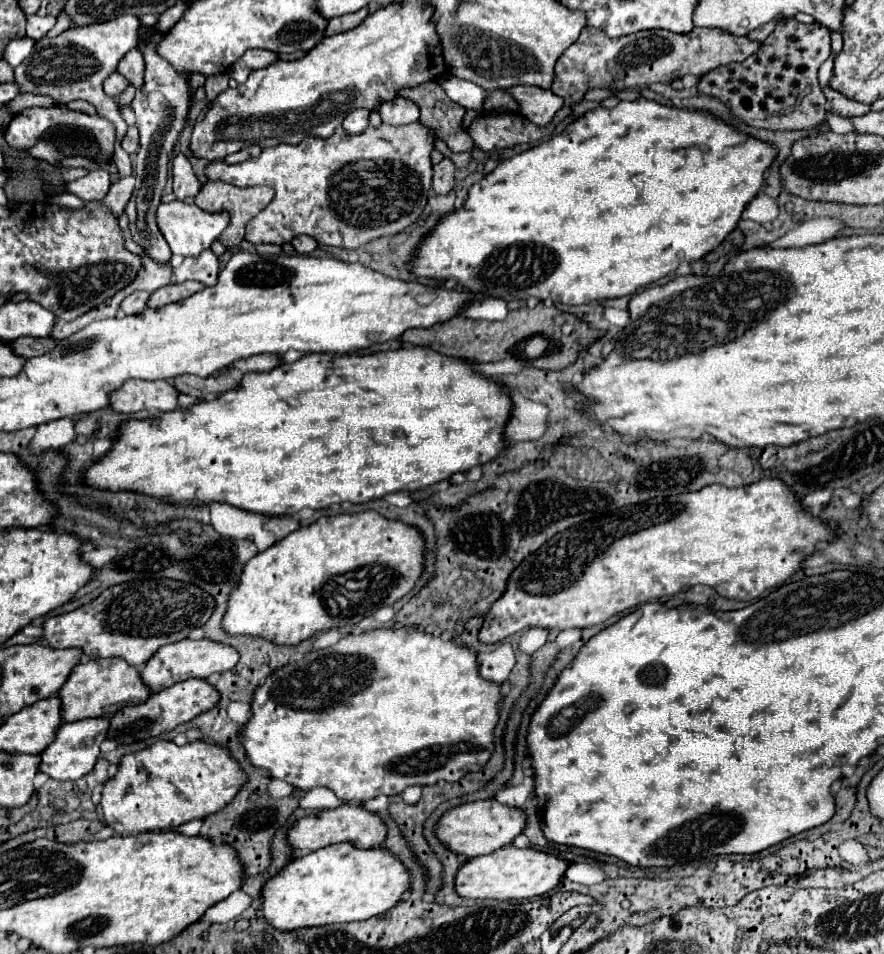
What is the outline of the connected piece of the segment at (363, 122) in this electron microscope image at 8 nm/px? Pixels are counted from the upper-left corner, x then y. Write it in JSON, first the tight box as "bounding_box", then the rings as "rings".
{"bounding_box":[342,110,368,134],"rings":[[[352,110],[346,118],[344,118],[344,124],[342,124],[342,128],[346,130],[346,132],[350,132],[350,134],[360,134],[360,132],[364,132],[366,130],[366,126],[368,126],[368,110]]]}

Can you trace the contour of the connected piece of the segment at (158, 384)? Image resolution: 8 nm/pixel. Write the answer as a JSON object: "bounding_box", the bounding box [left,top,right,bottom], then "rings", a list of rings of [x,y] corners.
{"bounding_box":[110,380,180,414],"rings":[[[128,380],[120,390],[112,394],[110,408],[116,412],[132,414],[148,408],[158,408],[162,412],[170,412],[178,408],[180,392],[172,382],[156,380]]]}

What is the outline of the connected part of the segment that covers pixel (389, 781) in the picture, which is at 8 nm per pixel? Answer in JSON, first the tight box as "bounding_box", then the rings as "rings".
{"bounding_box":[242,626,502,802],"rings":[[[416,626],[404,628],[382,628],[362,634],[348,634],[340,638],[334,646],[324,650],[312,650],[304,654],[300,660],[286,664],[284,668],[276,670],[274,676],[254,692],[252,698],[252,718],[248,720],[242,736],[246,756],[256,768],[268,768],[272,778],[286,780],[288,784],[300,790],[312,790],[318,786],[330,788],[340,800],[346,802],[366,802],[380,794],[398,796],[408,786],[430,786],[438,782],[458,782],[462,776],[476,768],[484,768],[494,752],[494,728],[500,720],[500,702],[502,702],[502,684],[490,682],[480,676],[478,654],[468,646],[456,644],[454,640],[444,640],[438,634],[430,634],[418,630]]]}

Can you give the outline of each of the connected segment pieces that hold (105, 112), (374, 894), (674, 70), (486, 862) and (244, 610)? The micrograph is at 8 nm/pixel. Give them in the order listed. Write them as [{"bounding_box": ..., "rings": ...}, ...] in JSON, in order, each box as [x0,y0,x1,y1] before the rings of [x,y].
[{"bounding_box":[14,14,138,140],"rings":[[[132,14],[118,16],[108,22],[90,26],[72,26],[56,38],[40,38],[34,44],[34,56],[28,56],[24,64],[14,68],[14,82],[20,94],[42,94],[54,98],[56,104],[68,104],[72,100],[86,100],[96,106],[98,114],[112,120],[116,126],[116,140],[126,134],[126,122],[122,120],[114,98],[106,96],[102,82],[116,72],[118,62],[138,44],[138,18]]]},{"bounding_box":[262,842,412,930],"rings":[[[342,842],[310,852],[308,856],[294,858],[280,874],[268,880],[264,886],[262,914],[264,920],[278,930],[298,930],[298,928],[326,926],[338,922],[358,922],[358,920],[382,916],[388,910],[392,910],[396,904],[400,904],[402,896],[410,890],[410,886],[412,886],[410,870],[404,868],[404,864],[400,864],[400,860],[392,856],[392,852],[384,852],[382,848],[362,850],[348,842]]]},{"bounding_box":[552,28,762,122],"rings":[[[584,28],[580,38],[558,58],[556,62],[556,78],[552,84],[552,92],[564,98],[564,108],[556,114],[554,122],[560,122],[570,116],[570,106],[580,102],[588,88],[644,88],[654,82],[672,82],[686,74],[704,76],[718,66],[728,62],[742,62],[762,42],[754,42],[750,38],[732,36],[720,28],[694,28],[690,34],[672,34],[668,30],[644,30],[636,34],[628,34],[622,38],[608,38],[604,32],[596,32],[596,28]]]},{"bounding_box":[456,846,570,900],"rings":[[[504,846],[492,854],[470,858],[456,876],[456,890],[464,898],[494,898],[494,900],[518,900],[534,898],[554,890],[570,862],[536,848],[514,848]]]},{"bounding_box":[222,510,426,646],"rings":[[[376,510],[322,516],[244,566],[222,626],[232,636],[262,636],[282,646],[296,646],[318,632],[358,624],[414,588],[424,574],[424,552],[426,540],[416,526],[388,520]]]}]

